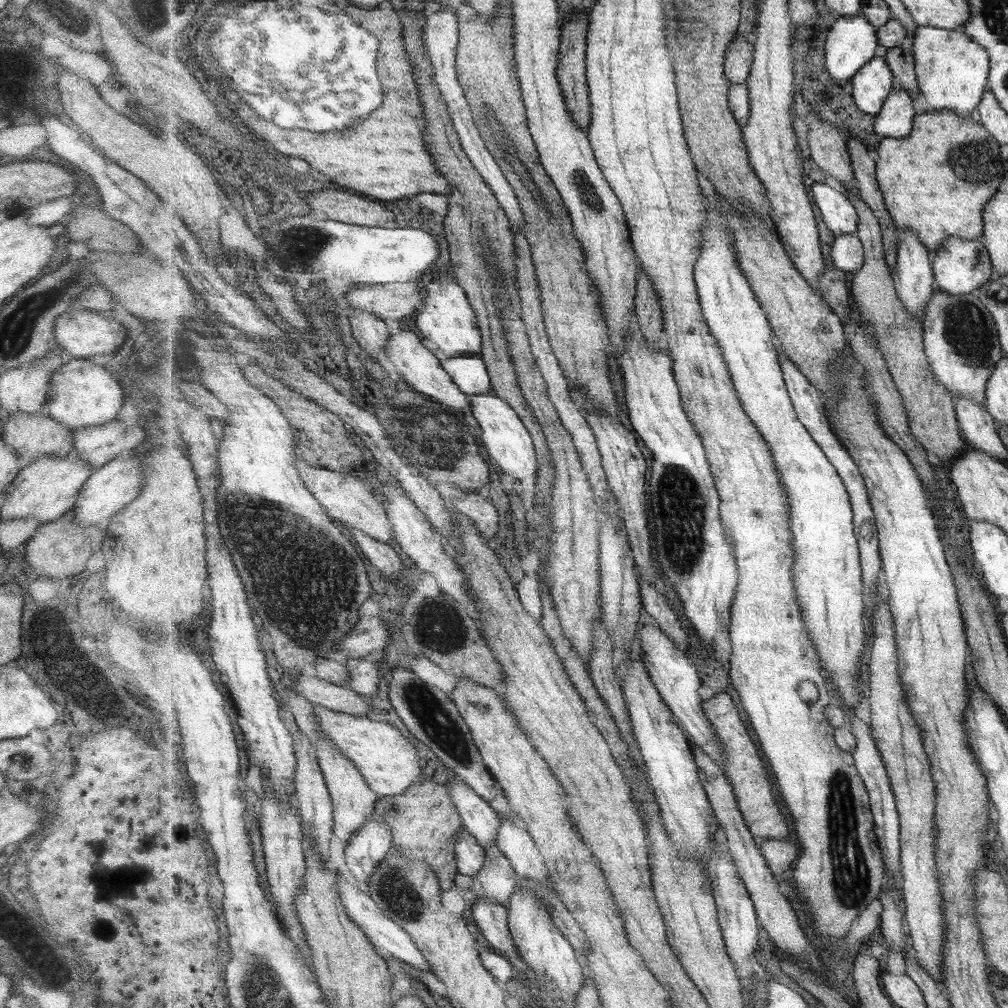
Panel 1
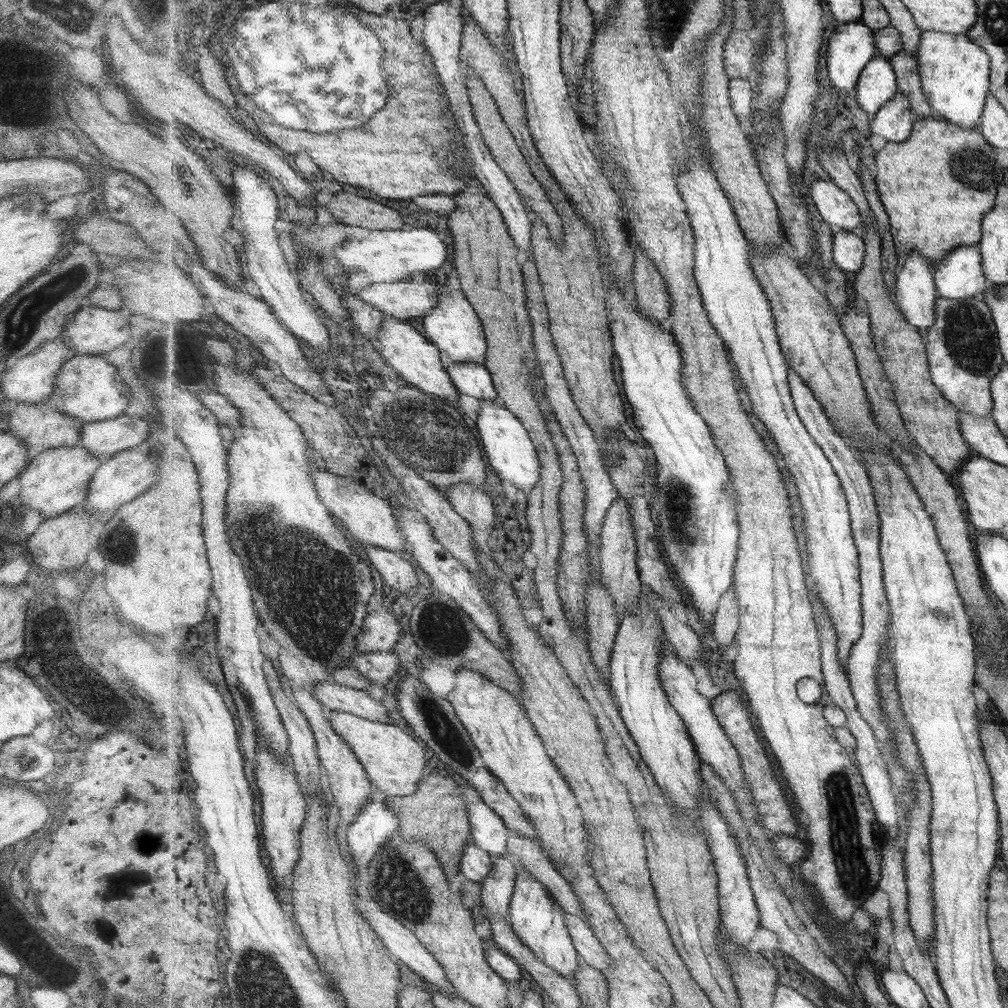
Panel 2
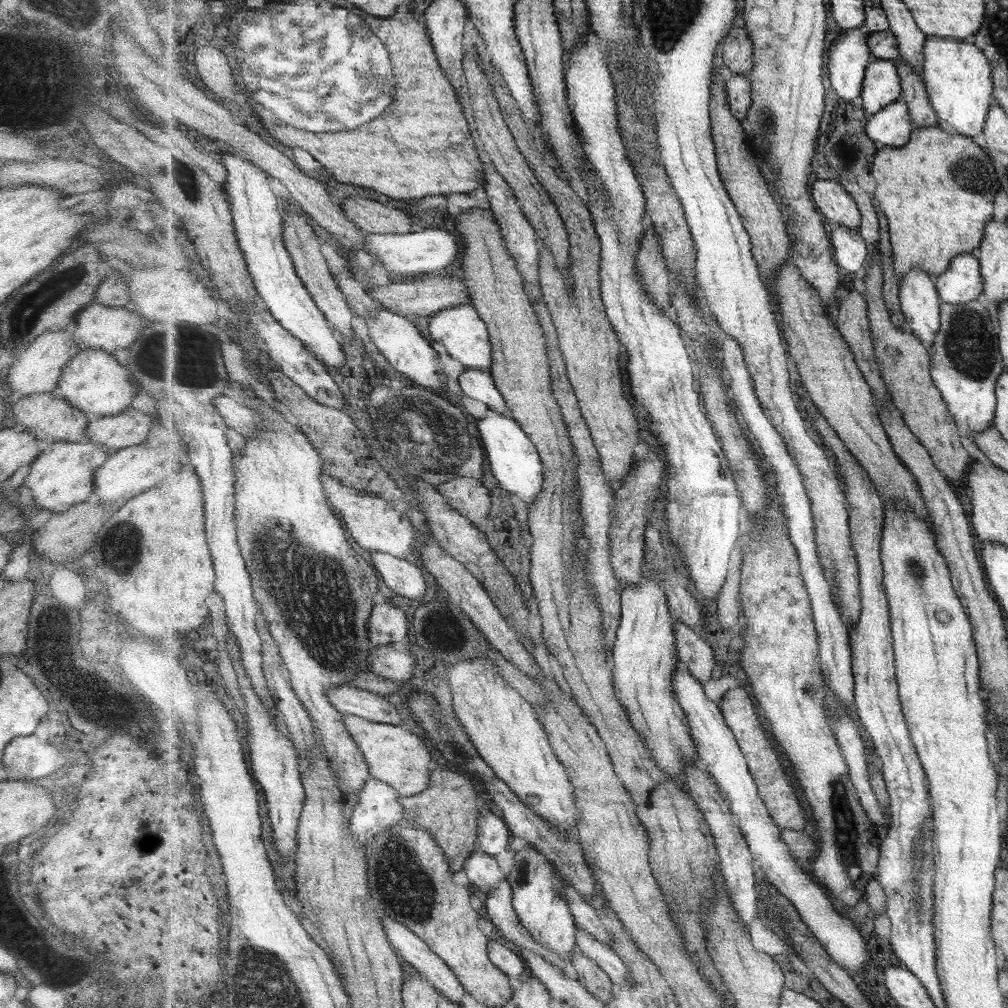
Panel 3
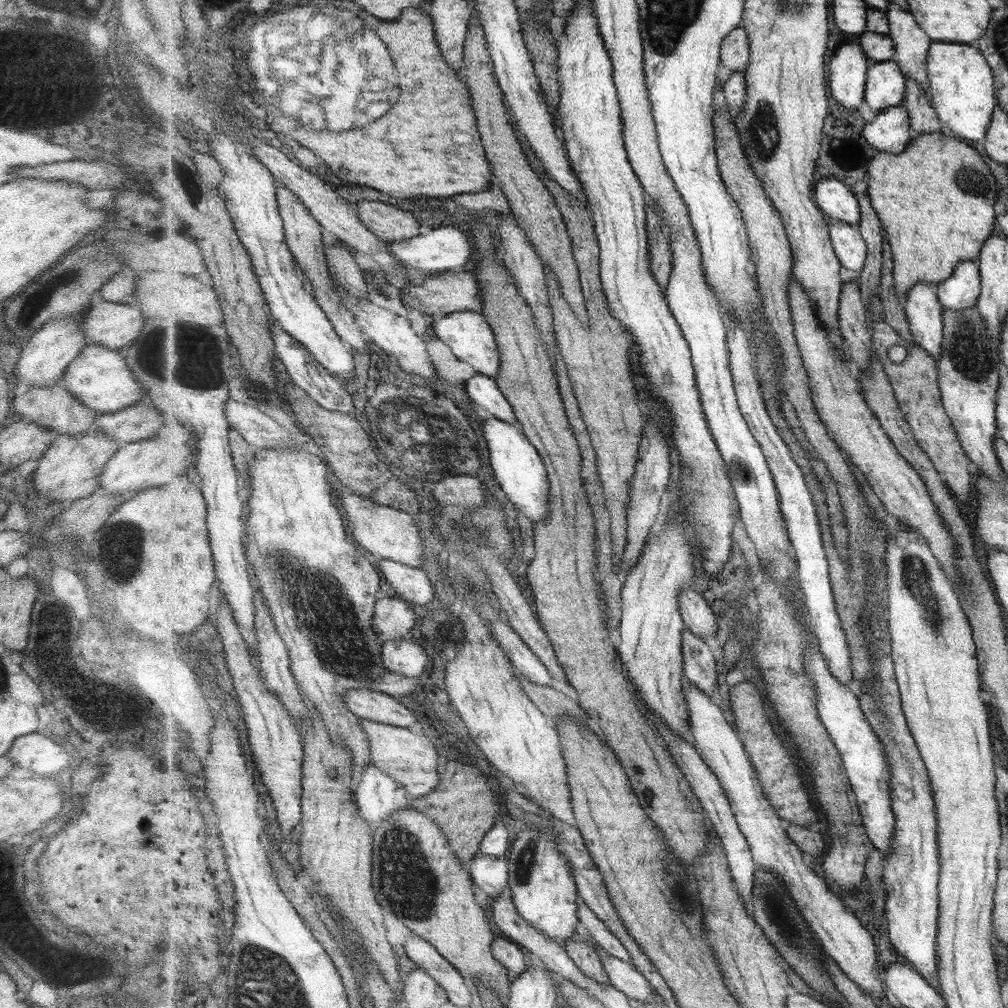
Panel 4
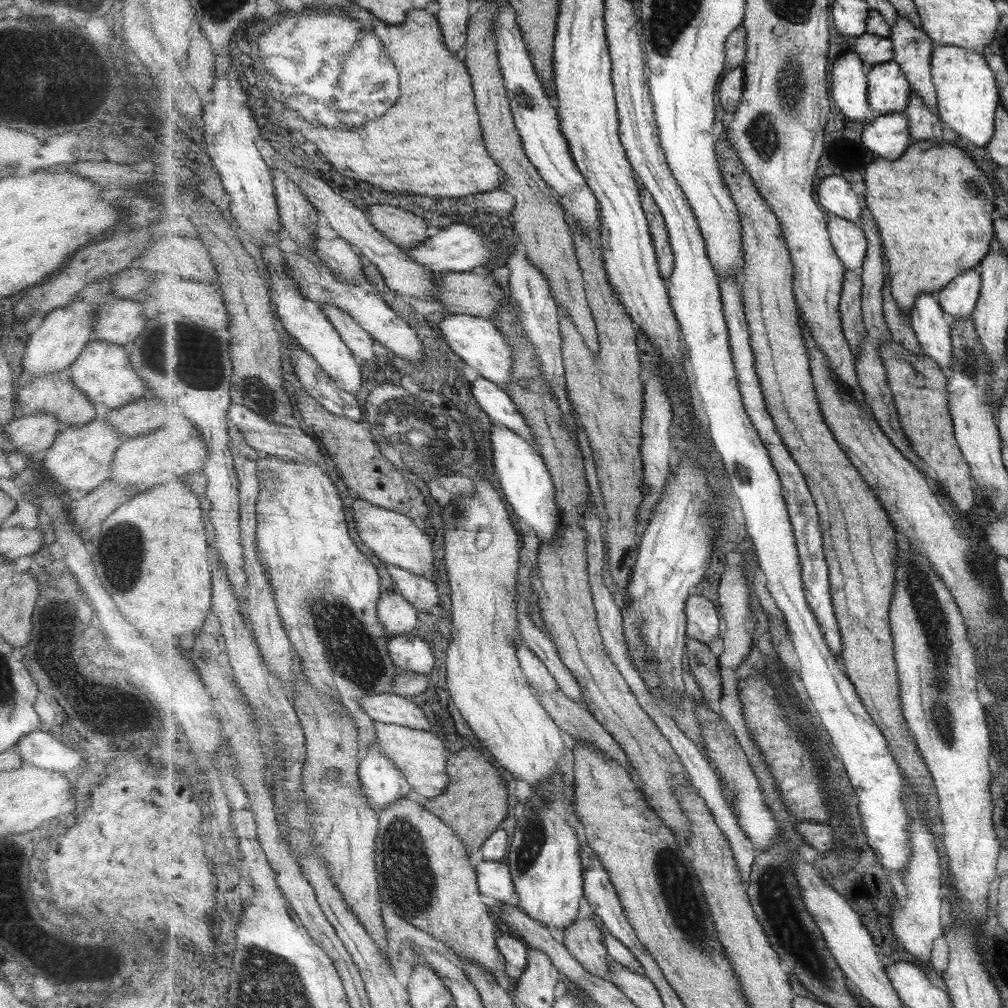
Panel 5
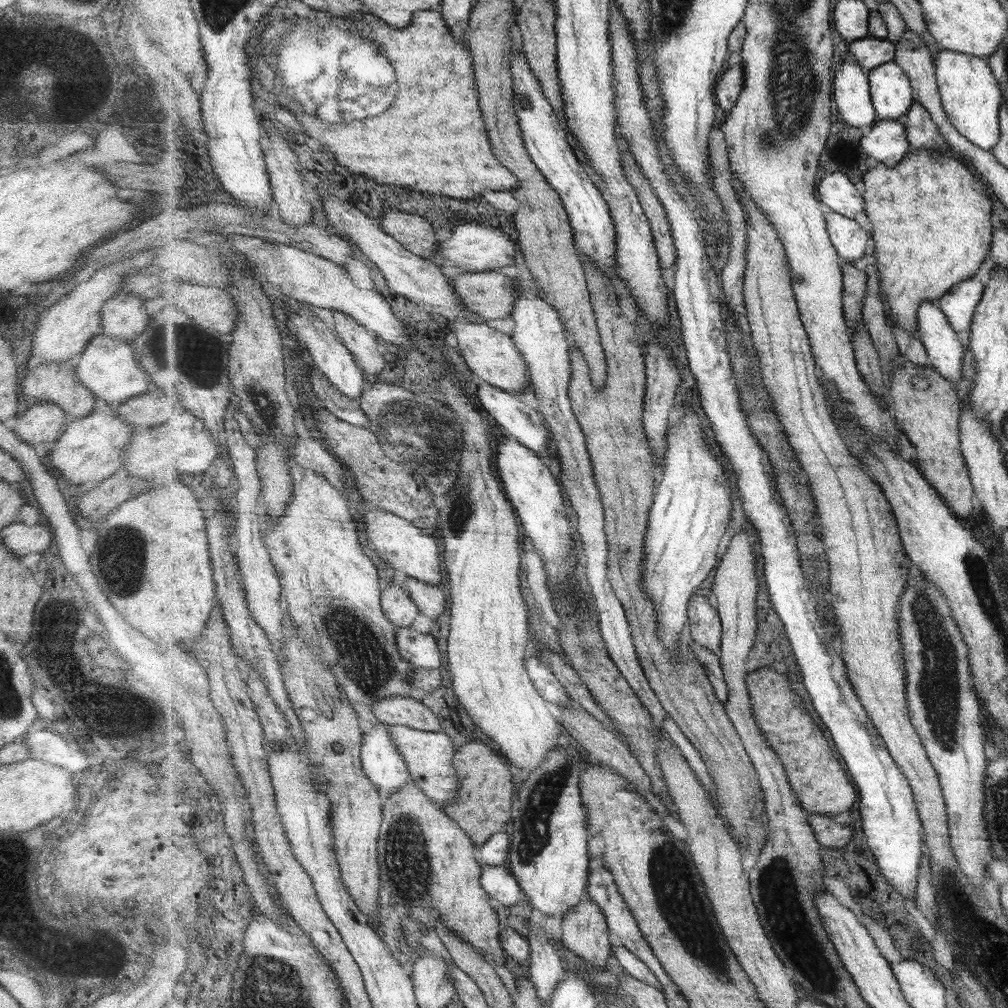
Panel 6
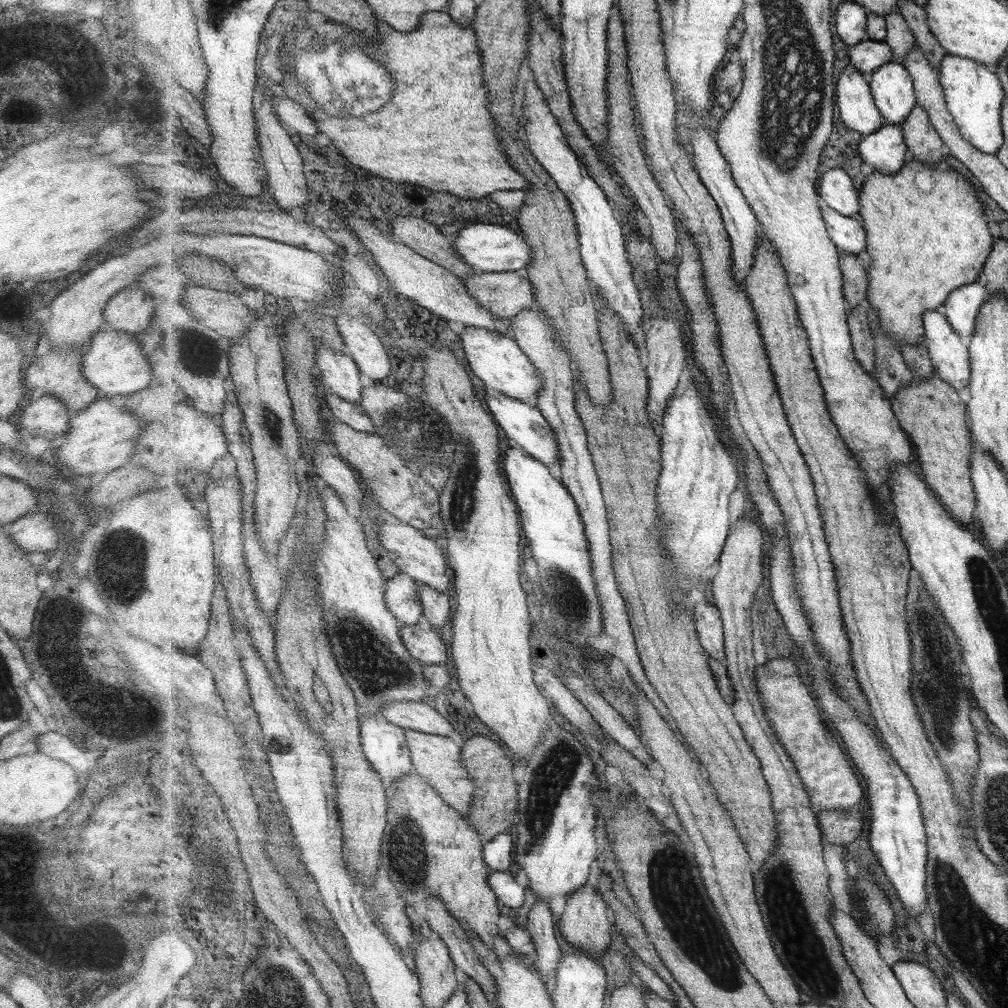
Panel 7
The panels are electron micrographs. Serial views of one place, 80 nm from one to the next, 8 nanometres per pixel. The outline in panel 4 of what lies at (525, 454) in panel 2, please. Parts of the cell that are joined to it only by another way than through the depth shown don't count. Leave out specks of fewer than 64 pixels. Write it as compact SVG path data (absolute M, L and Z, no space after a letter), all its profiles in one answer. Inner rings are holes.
M490 416L483 422L482 434L489 450L490 466L495 479L508 500L513 503L532 523L543 521L549 516L549 498L551 498L551 480L546 462L536 446L526 437L519 425L505 422L503 419Z

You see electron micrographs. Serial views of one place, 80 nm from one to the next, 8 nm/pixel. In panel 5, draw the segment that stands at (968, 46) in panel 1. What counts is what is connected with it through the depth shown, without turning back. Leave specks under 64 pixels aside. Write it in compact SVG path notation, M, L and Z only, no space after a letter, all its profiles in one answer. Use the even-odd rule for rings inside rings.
M936 45L932 53L932 79L937 89L940 119L971 147L986 149L995 138L996 113L1002 106L995 72L983 52Z

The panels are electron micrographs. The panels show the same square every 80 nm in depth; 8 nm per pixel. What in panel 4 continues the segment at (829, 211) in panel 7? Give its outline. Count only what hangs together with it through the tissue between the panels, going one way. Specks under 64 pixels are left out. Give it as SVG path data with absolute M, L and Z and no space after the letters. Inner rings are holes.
M830 219L830 237L842 265L861 272L868 257L868 244L858 226L837 219Z

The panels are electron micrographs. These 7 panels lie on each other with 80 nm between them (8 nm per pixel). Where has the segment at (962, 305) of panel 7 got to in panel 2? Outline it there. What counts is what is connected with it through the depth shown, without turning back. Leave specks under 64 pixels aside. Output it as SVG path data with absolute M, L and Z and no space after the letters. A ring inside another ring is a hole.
M979 245L955 247L933 270L936 286L943 298L961 300L976 297L991 286Z

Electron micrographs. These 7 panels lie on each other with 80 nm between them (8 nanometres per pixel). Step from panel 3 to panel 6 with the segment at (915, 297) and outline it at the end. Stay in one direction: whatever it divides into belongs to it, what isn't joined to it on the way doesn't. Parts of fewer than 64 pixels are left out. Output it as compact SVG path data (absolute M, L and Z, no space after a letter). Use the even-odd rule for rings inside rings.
M931 301L918 308L918 330L930 356L930 366L957 384L964 375L964 336L954 329L942 307Z

